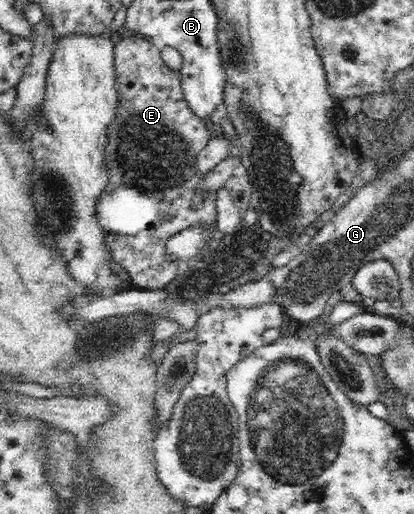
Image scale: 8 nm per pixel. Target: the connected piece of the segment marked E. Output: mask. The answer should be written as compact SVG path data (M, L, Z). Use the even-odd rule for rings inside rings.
M139 34L122 38L114 47L113 53L114 62L116 62L115 94L120 96L120 104L116 104L116 116L114 116L112 124L108 124L107 146L104 148L103 153L103 166L107 170L107 184L95 200L95 218L98 219L99 226L103 234L106 235L104 243L106 243L107 250L110 251L111 258L127 271L128 276L131 278L132 287L158 291L162 290L174 278L178 278L180 274L188 272L188 264L186 262L174 262L172 256L168 254L167 243L169 240L174 235L190 229L190 226L204 226L204 228L214 228L216 226L216 208L214 208L216 200L214 202L212 200L204 202L208 198L208 194L204 194L200 190L200 182L202 182L202 187L204 187L204 174L198 172L196 167L196 164L198 164L197 156L209 144L213 134L211 133L210 125L206 125L185 101L185 93L181 87L181 72L175 72L166 66L162 55L160 55L160 49L154 46L149 38L144 38L139 36Z

